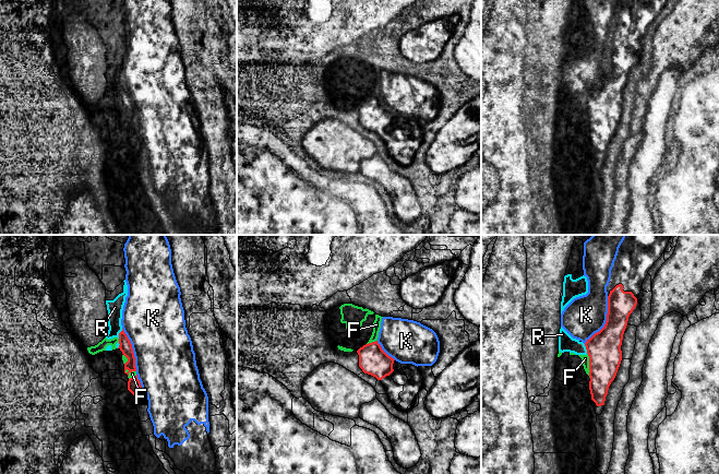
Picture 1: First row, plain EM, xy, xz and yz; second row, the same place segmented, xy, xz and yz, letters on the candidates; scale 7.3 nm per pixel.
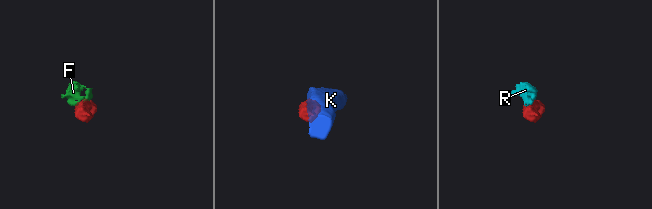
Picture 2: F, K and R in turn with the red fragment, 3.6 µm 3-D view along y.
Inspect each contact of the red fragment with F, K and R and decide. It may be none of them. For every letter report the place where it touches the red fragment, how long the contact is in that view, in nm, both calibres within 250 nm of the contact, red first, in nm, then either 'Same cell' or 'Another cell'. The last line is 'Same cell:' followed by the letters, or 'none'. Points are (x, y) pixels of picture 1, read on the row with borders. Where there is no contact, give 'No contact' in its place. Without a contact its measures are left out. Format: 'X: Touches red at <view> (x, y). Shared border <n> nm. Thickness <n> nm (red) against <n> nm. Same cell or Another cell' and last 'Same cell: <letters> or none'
F: Touches red at yz (589, 365). Shared border 190 nm. Thickness 260 nm (red) against 60 nm. Another cell
K: Touches red at yz (606, 321). Shared border 400 nm. Thickness 260 nm (red) against 300 nm. Another cell
R: Touches red at xy (119, 333). Shared border 80 nm. Thickness 90 nm (red) against 120 nm. Another cell
Same cell: none

